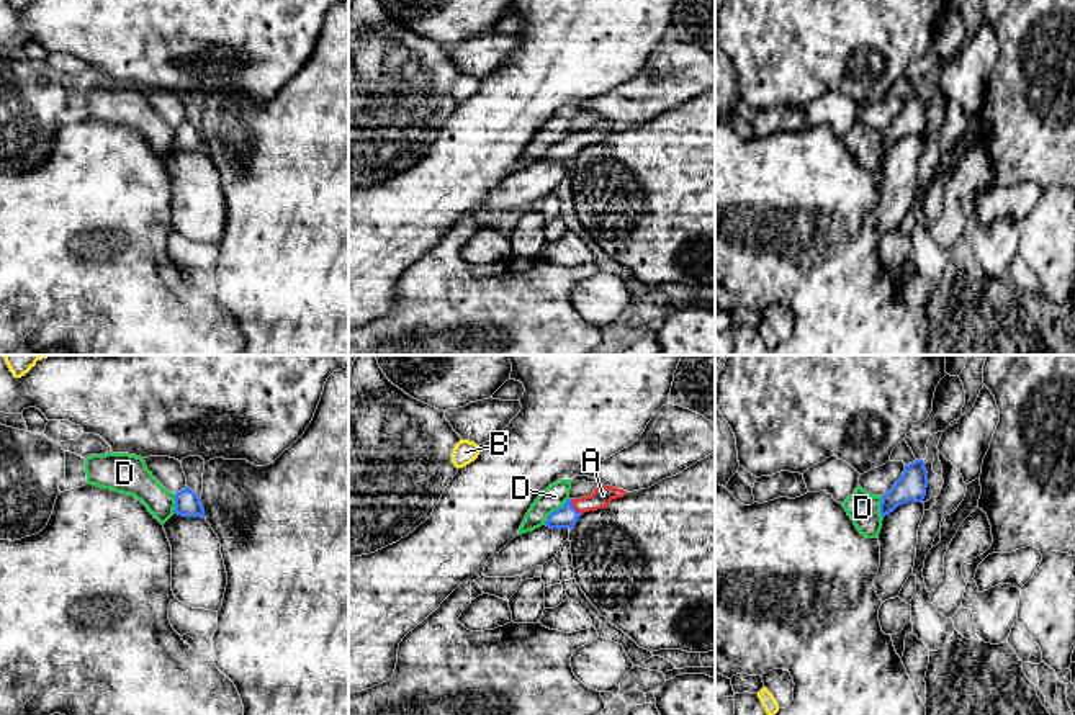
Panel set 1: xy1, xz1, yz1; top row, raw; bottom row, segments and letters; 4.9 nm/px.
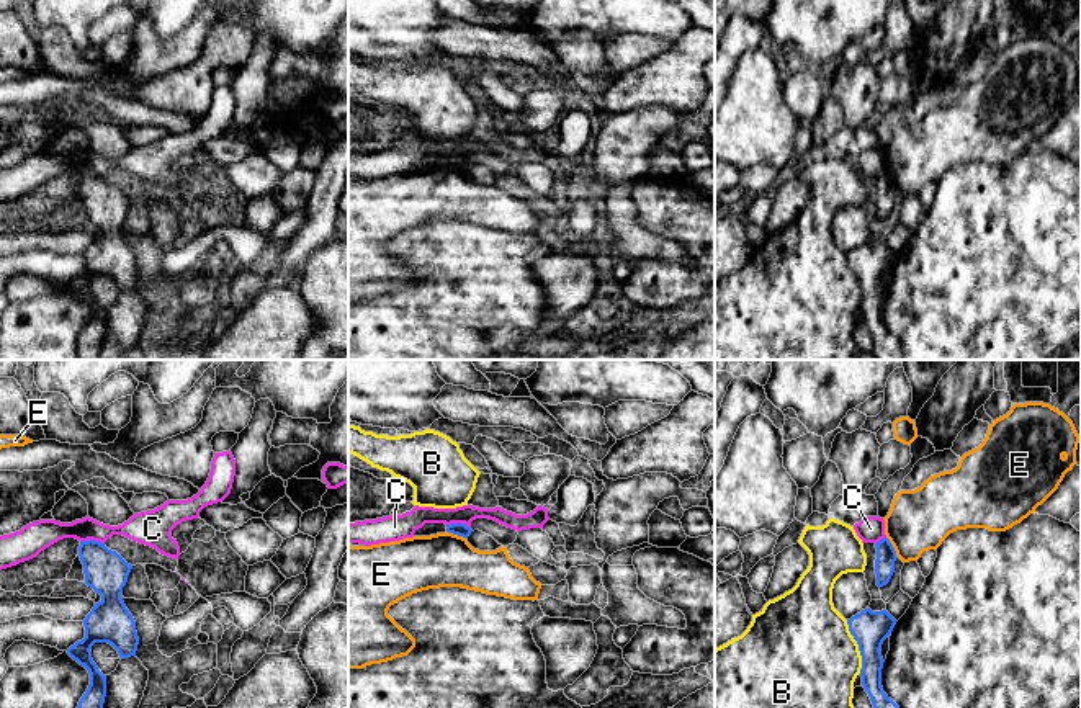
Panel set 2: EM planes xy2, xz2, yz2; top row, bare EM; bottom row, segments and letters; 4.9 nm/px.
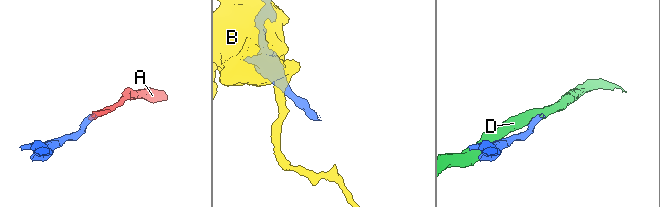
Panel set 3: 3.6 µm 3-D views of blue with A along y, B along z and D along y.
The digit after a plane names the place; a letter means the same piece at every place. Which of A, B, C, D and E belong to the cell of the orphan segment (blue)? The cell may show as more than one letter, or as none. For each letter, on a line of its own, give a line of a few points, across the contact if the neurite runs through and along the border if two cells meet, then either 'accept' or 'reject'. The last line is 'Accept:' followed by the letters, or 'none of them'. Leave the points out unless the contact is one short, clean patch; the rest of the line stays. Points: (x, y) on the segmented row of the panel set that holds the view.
A: line xz1 (565, 517), (573, 508), (593, 503), (602, 494); accept
B: line yz2 (846, 620), (847, 630), (857, 643), (861, 672); reject
C: line xy2 (80, 540), (98, 540), (103, 543); reject
D: reject
E: line xz2 (447, 530), (465, 538); reject
Accept: A

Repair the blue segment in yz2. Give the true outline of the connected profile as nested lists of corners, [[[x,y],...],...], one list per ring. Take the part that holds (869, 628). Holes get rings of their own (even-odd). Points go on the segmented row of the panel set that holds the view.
[[[862,610],[847,620],[849,631],[859,644],[862,656],[862,685],[868,693],[873,708],[899,708],[881,687],[881,644],[891,634],[896,620],[886,612]]]

